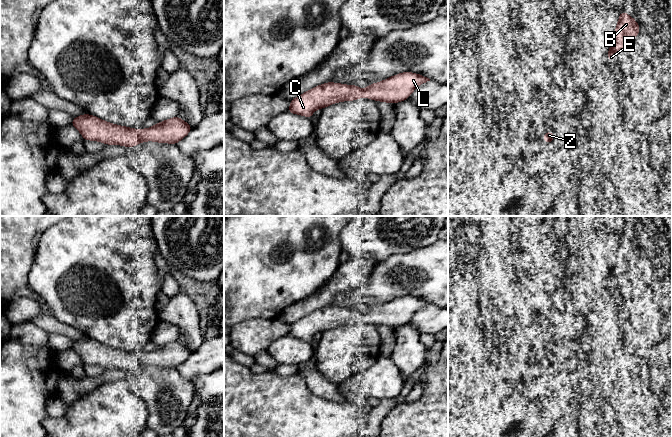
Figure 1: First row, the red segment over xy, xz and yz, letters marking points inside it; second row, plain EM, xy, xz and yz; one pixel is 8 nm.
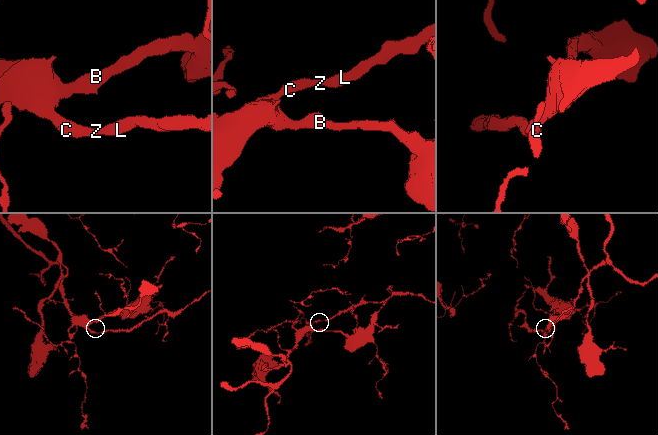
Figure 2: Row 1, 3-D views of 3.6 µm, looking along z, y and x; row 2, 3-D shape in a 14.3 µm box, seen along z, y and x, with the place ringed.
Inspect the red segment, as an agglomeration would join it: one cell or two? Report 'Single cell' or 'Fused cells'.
Single cell

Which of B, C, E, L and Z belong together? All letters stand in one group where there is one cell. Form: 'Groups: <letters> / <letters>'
Groups: B C E L Z

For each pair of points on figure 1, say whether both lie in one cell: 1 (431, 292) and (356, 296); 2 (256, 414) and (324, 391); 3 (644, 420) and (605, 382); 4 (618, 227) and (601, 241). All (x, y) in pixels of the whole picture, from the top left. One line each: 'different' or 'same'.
1: same
2: different
3: different
4: different

